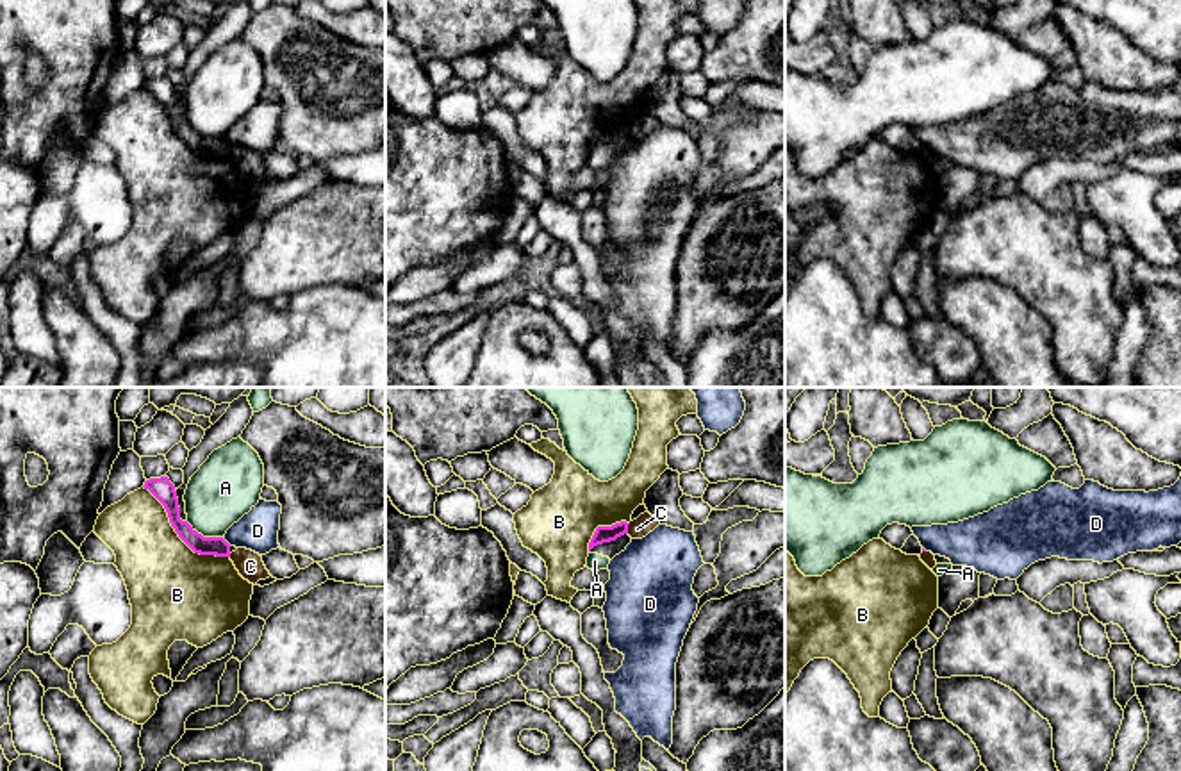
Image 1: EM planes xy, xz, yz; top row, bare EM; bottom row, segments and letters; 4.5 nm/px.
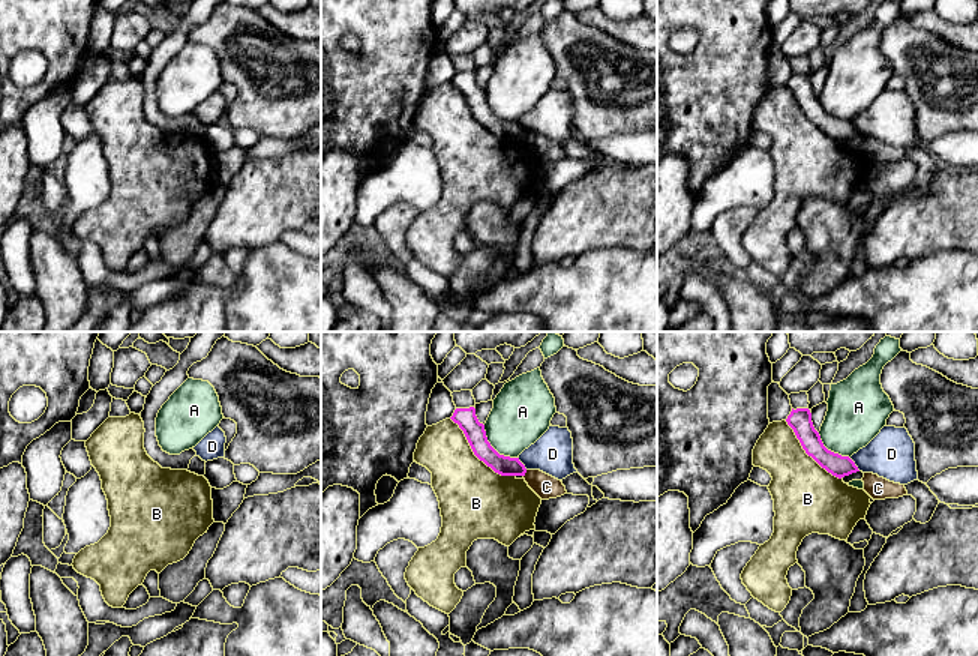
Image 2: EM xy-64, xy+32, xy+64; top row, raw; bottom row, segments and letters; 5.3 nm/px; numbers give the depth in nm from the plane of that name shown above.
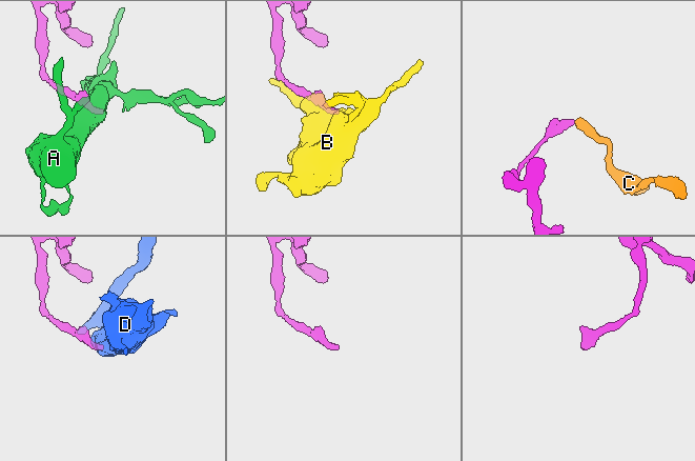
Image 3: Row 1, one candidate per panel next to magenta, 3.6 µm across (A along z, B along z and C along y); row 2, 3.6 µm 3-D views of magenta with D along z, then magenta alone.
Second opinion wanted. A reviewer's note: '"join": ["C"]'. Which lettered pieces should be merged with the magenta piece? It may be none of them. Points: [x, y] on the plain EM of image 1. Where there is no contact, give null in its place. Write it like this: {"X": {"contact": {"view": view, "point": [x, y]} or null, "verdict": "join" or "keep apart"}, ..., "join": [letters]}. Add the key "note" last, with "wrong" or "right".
{"A": {"contact": {"view": "xy", "point": [202, 136]}, "verdict": "keep apart"}, "B": {"contact": {"view": "xy", "point": [179, 136]}, "verdict": "keep apart"}, "C": {"contact": {"view": "xz", "point": [627, 129]}, "verdict": "keep apart"}, "D": {"contact": {"view": "xy", "point": [225, 141]}, "verdict": "keep apart"}, "join": [], "note": "wrong"}

